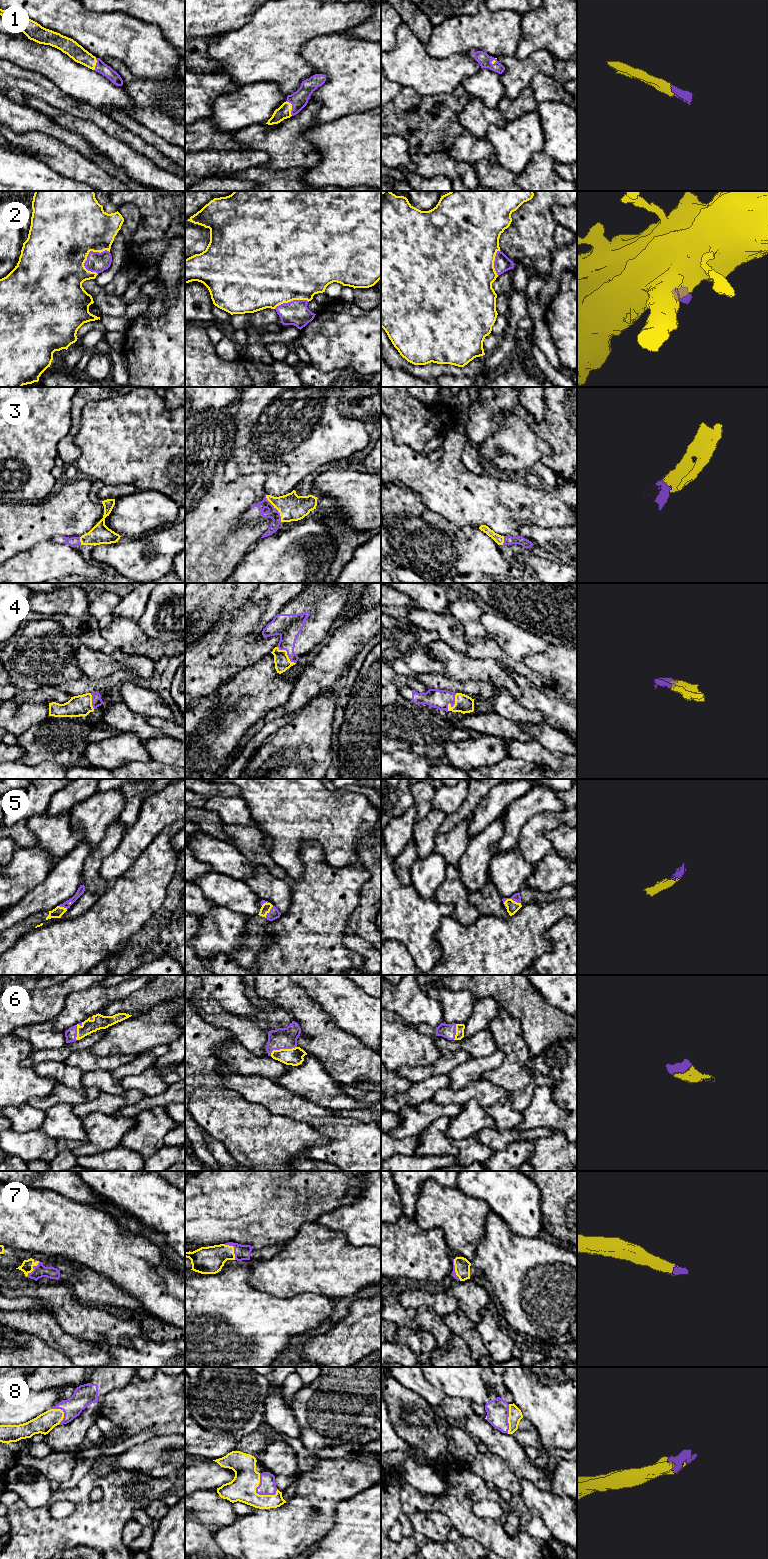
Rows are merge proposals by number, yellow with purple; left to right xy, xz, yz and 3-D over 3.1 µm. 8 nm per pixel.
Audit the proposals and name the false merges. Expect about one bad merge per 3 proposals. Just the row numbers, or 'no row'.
no row

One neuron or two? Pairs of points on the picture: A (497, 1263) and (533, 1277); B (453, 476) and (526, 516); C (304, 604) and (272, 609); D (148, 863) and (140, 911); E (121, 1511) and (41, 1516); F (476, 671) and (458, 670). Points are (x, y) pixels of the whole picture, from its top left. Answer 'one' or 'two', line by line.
A: one
B: one
C: two
D: one
E: one
F: one

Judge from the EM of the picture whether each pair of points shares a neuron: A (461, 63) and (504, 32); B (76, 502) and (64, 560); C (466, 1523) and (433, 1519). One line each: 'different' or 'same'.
A: different
B: different
C: different

